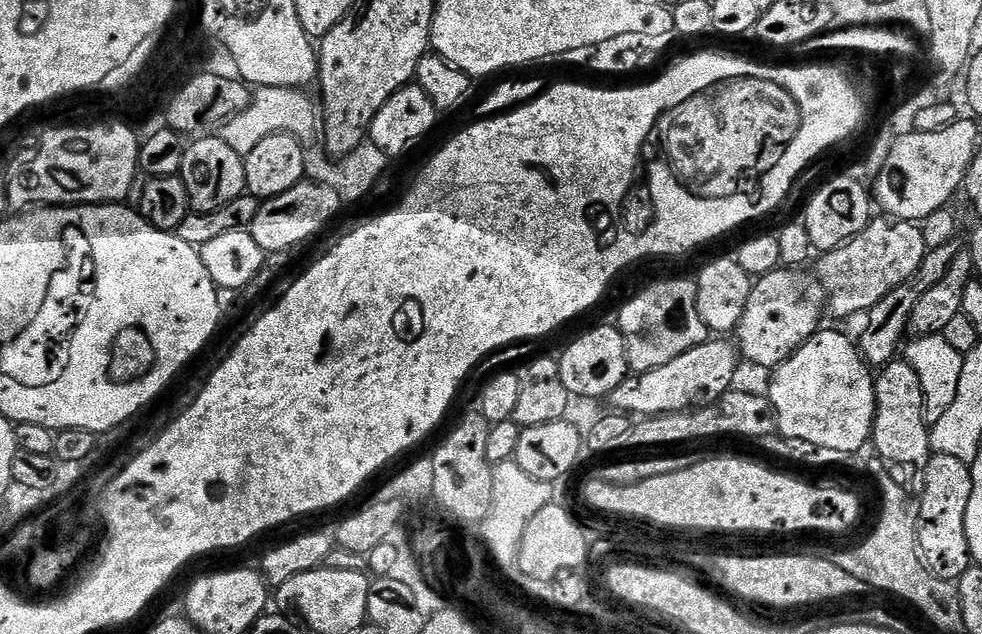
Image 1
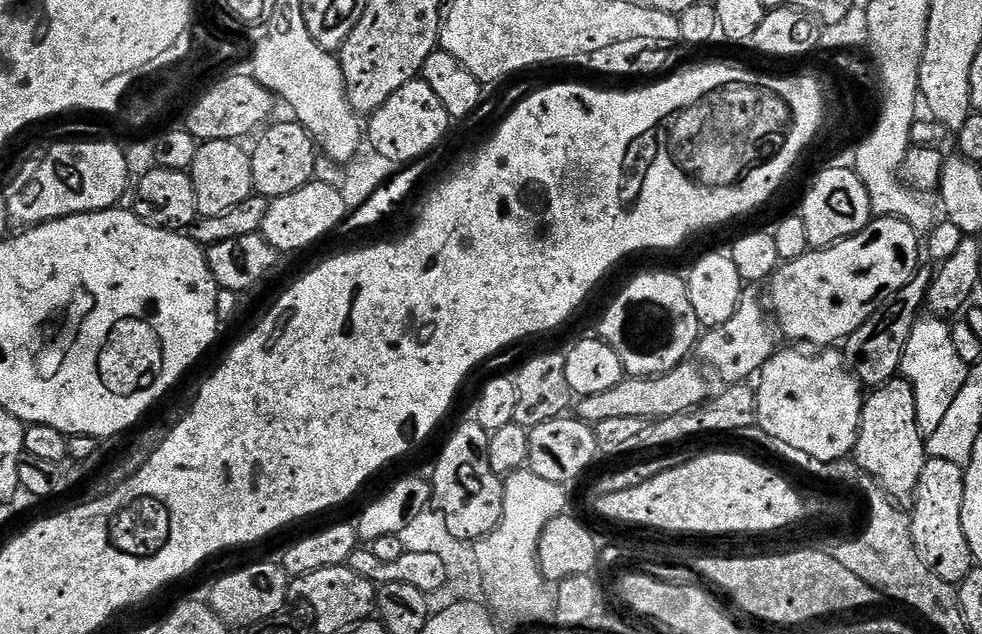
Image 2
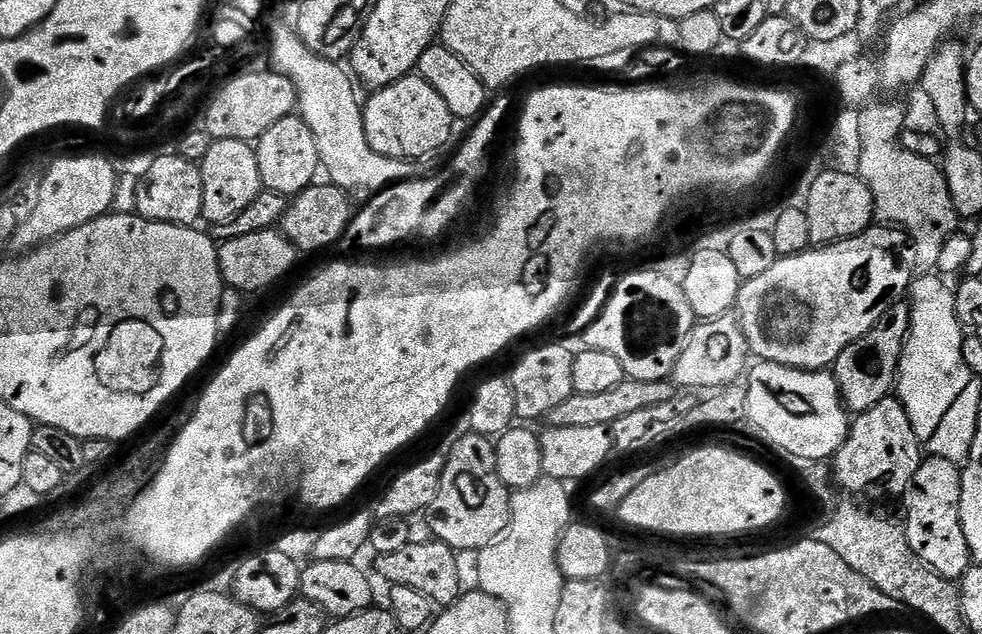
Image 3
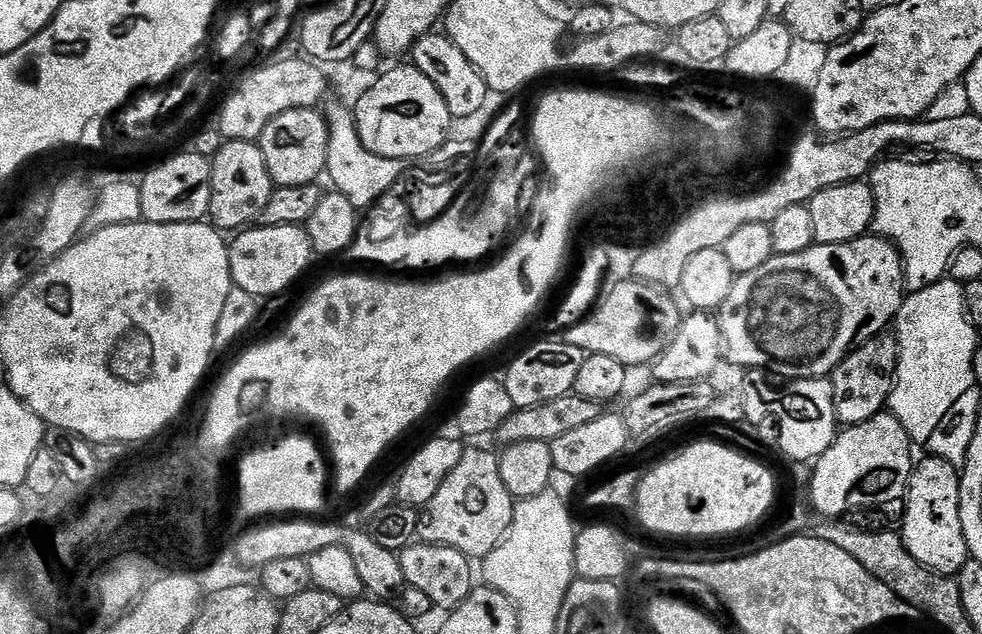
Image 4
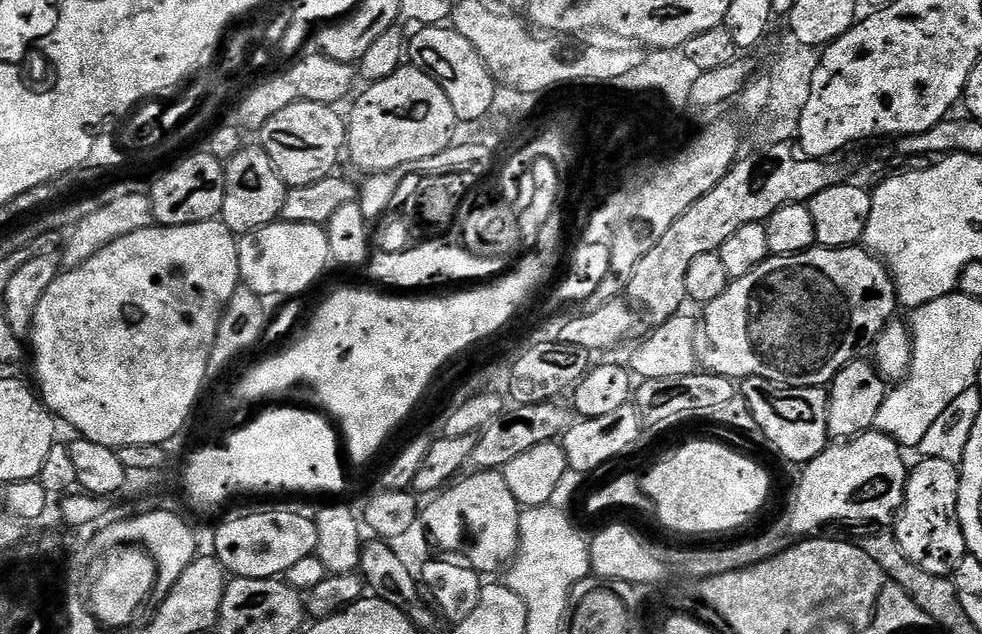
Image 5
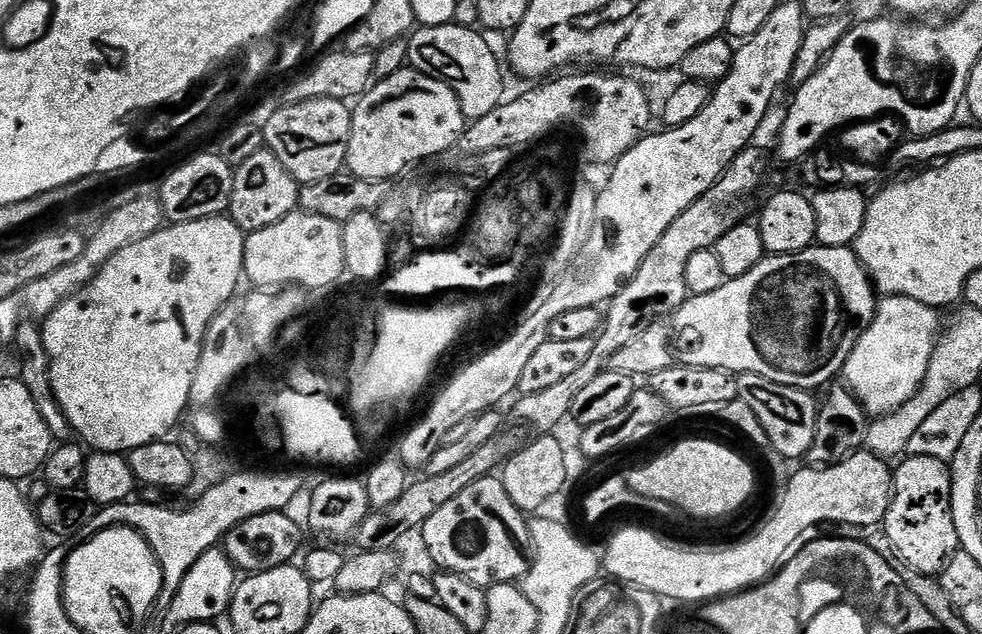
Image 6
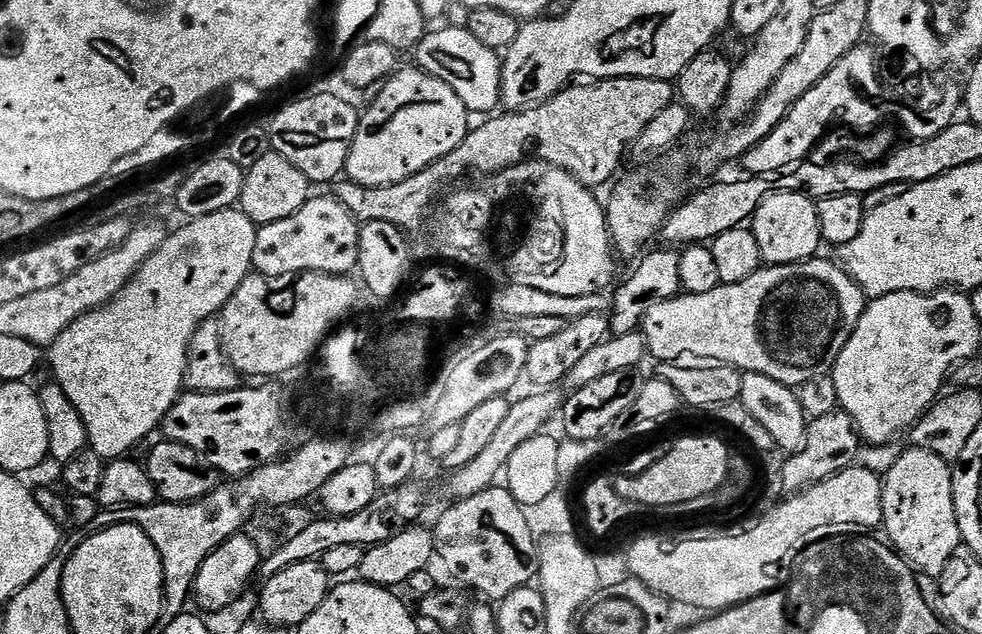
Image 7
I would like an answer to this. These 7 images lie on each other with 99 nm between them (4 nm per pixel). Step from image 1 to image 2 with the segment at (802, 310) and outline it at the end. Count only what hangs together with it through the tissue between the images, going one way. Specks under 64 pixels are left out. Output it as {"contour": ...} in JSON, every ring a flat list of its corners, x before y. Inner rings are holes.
{"contour":[[745,287,740,294,738,310,734,310,732,317,722,322,722,326,707,329,696,342,694,352,697,357,700,355,699,363,709,369,712,367,725,380,723,383,728,386,747,381,747,376,755,377,778,348,777,333,770,327,761,293,759,296,756,291,755,287],[764,312,766,317,764,317],[768,324,770,329,768,329]]}

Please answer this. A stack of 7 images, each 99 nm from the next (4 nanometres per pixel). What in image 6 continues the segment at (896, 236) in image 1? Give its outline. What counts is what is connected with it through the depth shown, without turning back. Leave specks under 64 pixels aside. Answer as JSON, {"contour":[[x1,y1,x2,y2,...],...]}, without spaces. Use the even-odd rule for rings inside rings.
{"contour":[[813,246,795,252,793,256,765,255,764,259,750,270,750,274,742,274,742,278,725,280,718,290,713,290,711,294,701,296,689,296,688,301,682,305,677,312,670,317,670,335,674,345,674,356,679,363,691,368,721,368,727,372,743,374,749,372,755,376,766,378,770,382,778,382,782,386,791,388,803,388,805,390,817,390,823,384,831,385,832,379,839,377,844,370,846,358,854,350,858,338,862,338,864,331,870,326,870,322,876,317,876,306,878,303,878,293,873,285,872,279,868,277,868,271,860,265,860,259,856,257,855,251,851,247,847,248,821,248]]}

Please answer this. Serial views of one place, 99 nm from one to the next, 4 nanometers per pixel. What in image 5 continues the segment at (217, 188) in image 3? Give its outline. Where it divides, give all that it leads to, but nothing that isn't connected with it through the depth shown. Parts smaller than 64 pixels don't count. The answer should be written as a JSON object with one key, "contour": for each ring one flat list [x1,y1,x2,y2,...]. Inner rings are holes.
{"contour":[[246,146,234,158,224,164,226,198,220,211,224,225,234,234,253,232,281,219,280,211,288,193,284,180,278,174,274,162,265,154,263,147]]}

